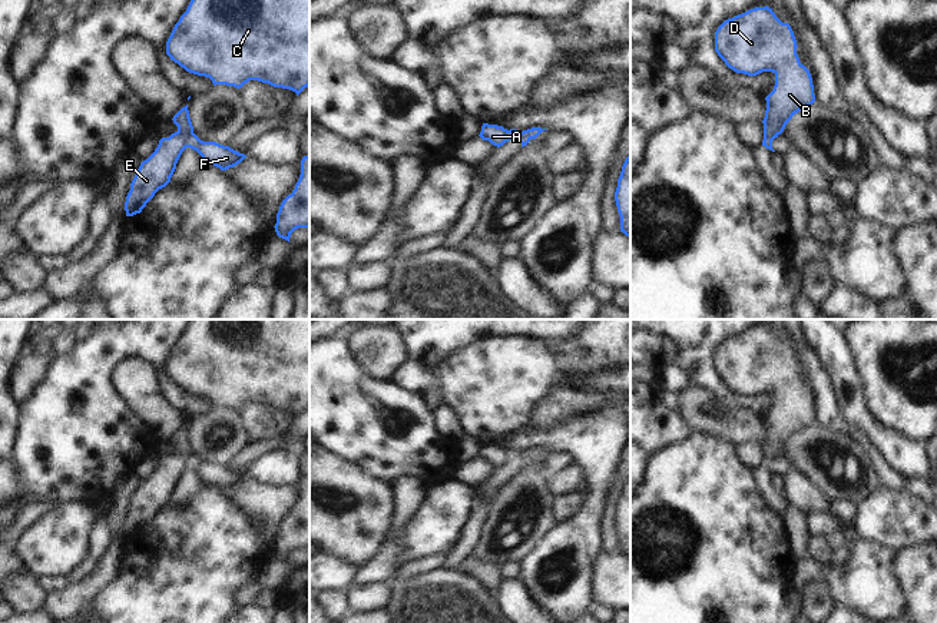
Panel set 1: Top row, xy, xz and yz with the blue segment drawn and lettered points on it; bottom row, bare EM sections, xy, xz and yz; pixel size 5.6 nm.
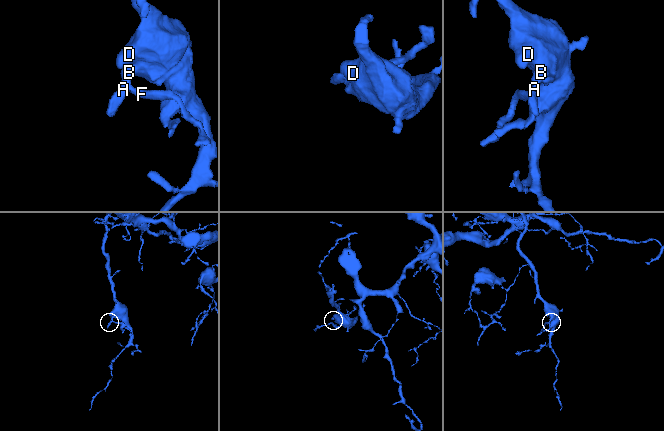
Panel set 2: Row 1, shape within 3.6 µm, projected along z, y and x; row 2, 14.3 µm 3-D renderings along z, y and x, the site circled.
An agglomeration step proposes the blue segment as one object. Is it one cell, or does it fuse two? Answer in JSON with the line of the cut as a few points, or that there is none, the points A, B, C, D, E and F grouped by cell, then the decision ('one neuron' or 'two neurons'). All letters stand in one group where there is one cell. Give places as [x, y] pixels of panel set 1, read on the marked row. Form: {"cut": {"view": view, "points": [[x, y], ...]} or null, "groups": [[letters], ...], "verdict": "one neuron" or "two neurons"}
{"cut": {"view": "xy", "points": [[192, 132], [186, 146]]}, "groups": [["A", "B", "C", "D", "E"], ["F"]], "verdict": "two neurons"}

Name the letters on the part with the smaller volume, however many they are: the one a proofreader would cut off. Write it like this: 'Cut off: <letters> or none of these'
Cut off: F

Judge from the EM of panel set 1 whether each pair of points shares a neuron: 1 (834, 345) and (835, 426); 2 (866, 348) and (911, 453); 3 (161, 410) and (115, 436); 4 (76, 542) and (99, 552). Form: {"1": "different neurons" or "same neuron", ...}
{"1": "different neurons", "2": "different neurons", "3": "different neurons", "4": "different neurons"}

